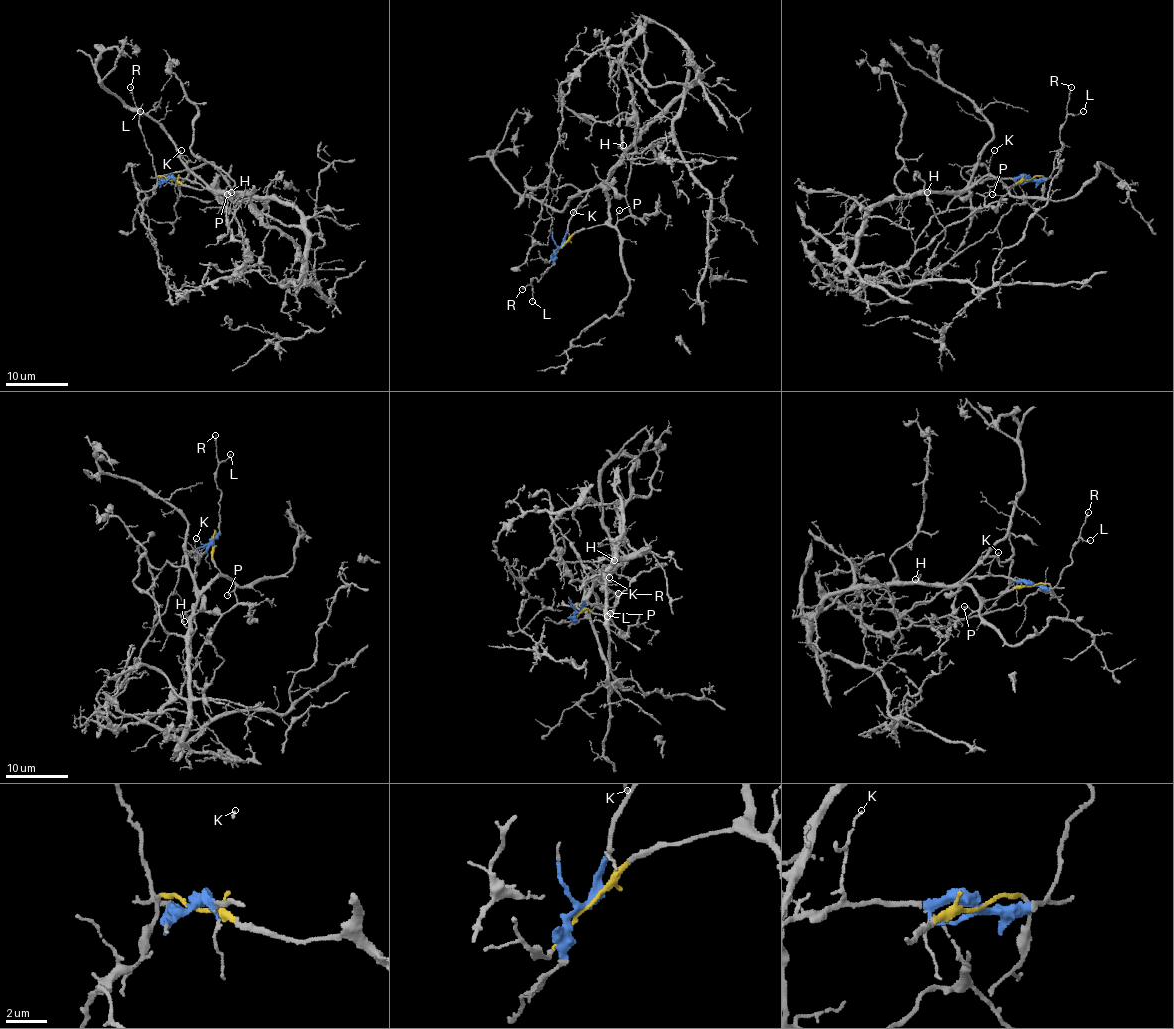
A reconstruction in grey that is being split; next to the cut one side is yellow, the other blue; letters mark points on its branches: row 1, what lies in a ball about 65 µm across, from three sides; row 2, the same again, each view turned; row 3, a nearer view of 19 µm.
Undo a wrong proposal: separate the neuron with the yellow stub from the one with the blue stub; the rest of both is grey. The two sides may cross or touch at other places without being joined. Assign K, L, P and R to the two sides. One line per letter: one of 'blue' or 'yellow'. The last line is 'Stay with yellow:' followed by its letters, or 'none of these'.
K: blue
L: blue
P: yellow
R: blue
Stay with yellow: P

